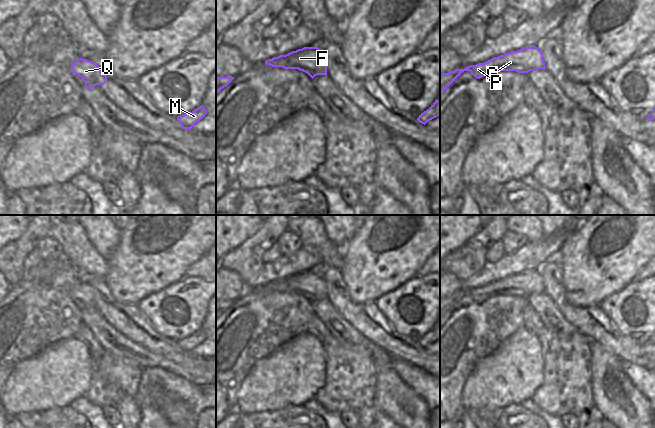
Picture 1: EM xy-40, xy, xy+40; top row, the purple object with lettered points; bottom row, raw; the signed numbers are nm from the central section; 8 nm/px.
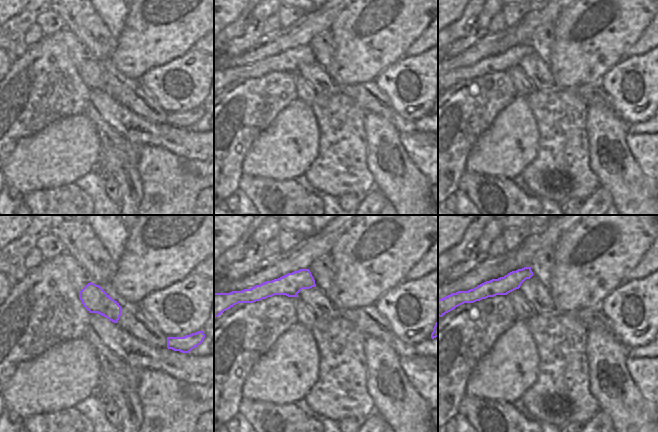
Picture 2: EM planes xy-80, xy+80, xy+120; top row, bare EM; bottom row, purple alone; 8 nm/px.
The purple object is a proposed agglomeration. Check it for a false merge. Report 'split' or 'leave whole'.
leave whole

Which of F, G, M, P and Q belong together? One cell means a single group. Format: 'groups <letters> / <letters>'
groups F G M P Q

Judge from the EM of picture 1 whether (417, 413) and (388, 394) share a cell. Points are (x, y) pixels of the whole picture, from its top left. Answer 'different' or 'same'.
same

